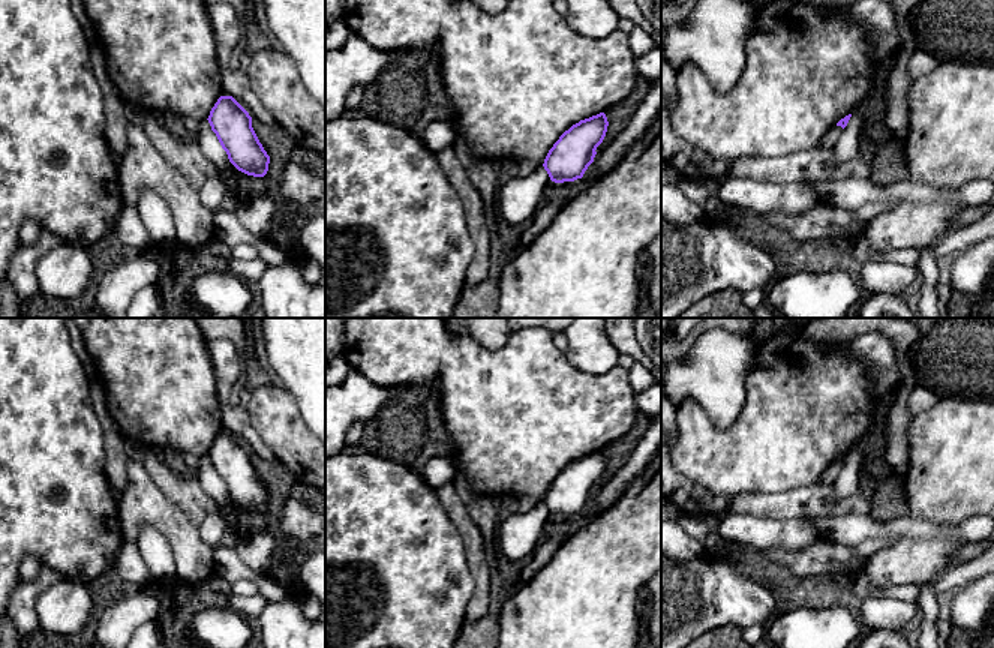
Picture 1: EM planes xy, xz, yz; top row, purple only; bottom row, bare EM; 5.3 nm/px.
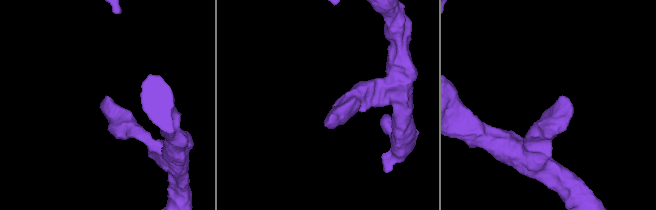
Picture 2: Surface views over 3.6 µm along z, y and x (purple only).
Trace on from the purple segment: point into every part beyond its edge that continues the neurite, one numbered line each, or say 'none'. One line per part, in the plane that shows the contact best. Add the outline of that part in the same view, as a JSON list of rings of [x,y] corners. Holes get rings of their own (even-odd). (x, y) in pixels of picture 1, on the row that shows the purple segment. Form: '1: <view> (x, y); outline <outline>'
none

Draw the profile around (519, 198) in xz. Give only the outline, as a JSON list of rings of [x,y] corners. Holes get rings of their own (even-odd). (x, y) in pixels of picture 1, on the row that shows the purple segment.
[[[544,166],[535,168],[528,177],[508,172],[498,189],[499,216],[511,225],[531,220],[549,183],[552,180]]]

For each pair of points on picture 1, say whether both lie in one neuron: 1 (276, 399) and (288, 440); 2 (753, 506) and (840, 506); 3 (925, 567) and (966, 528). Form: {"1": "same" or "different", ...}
{"1": "same", "2": "same", "3": "different"}

